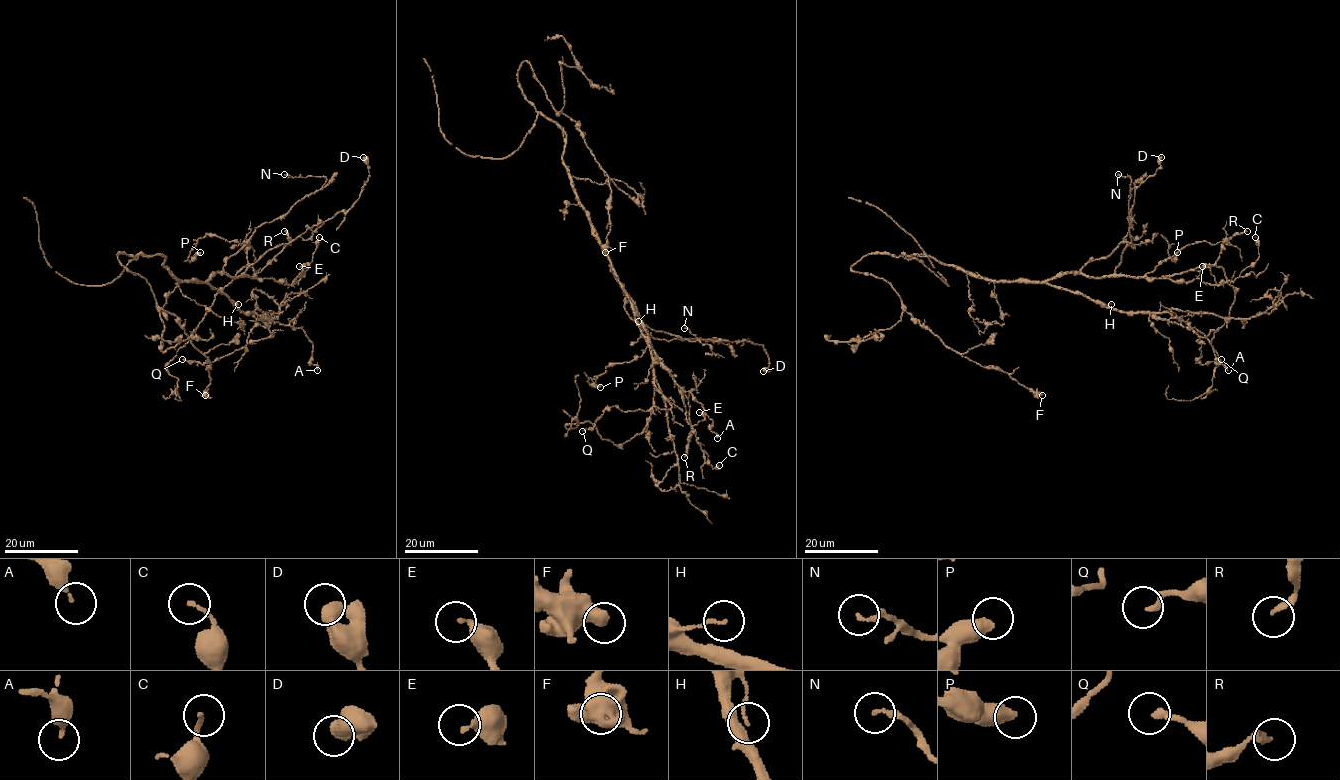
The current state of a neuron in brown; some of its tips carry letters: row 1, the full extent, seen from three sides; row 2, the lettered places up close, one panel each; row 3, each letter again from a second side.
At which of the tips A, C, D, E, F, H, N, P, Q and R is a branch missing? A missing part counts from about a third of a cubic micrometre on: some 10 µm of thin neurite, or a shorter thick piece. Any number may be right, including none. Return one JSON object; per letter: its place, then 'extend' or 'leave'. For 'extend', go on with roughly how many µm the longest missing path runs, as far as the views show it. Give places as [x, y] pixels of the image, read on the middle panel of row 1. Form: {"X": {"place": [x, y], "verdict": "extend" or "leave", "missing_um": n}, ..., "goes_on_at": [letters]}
{"A": {"place": [717, 438], "verdict": "leave"}, "C": {"place": [719, 465], "verdict": "leave"}, "D": {"place": [763, 371], "verdict": "leave"}, "E": {"place": [699, 412], "verdict": "leave"}, "F": {"place": [605, 252], "verdict": "leave"}, "H": {"place": [638, 321], "verdict": "leave"}, "N": {"place": [684, 328], "verdict": "leave"}, "P": {"place": [600, 387], "verdict": "leave"}, "Q": {"place": [582, 431], "verdict": "leave"}, "R": {"place": [684, 457], "verdict": "leave"}, "goes_on_at": []}

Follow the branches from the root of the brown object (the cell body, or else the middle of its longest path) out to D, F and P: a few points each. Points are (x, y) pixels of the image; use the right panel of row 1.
D: (1010, 281), (1046, 281), (1066, 273), (1092, 277), (1111, 275), (1131, 242), (1134, 191), (1155, 172), (1161, 157)
F: (1010, 281), (921, 254), (871, 253), (851, 267), (885, 280), (901, 306), (946, 346), (1042, 395)
P: (1010, 281), (1046, 281), (1077, 273), (1121, 242), (1146, 244), (1157, 234), (1166, 239), (1173, 260), (1177, 252)

